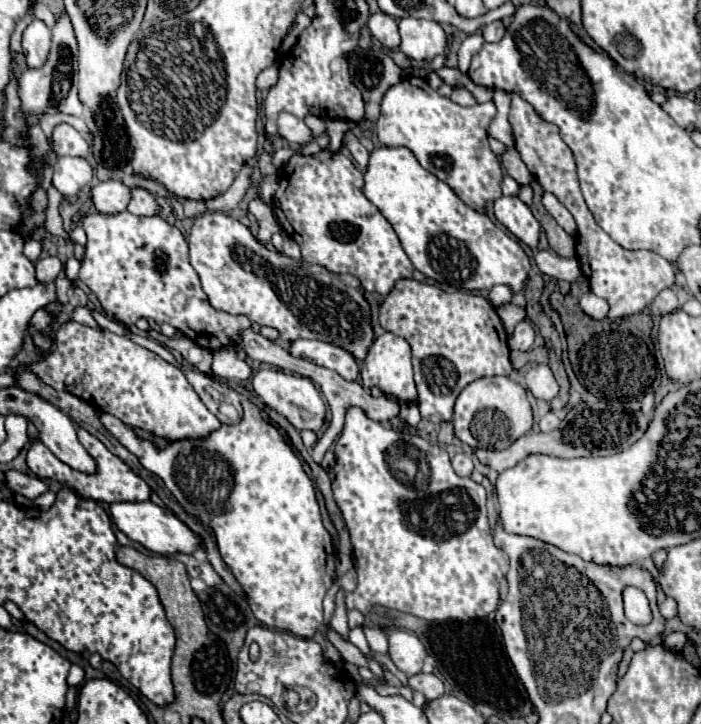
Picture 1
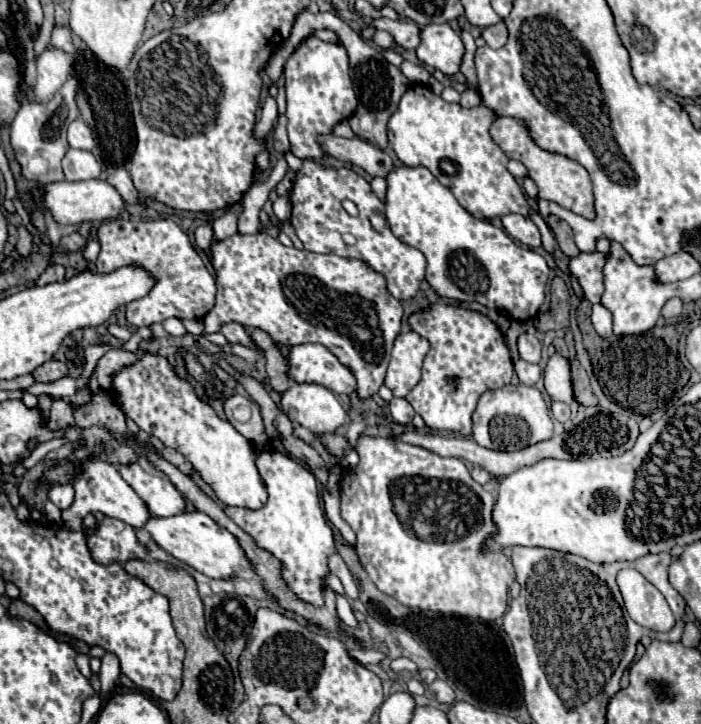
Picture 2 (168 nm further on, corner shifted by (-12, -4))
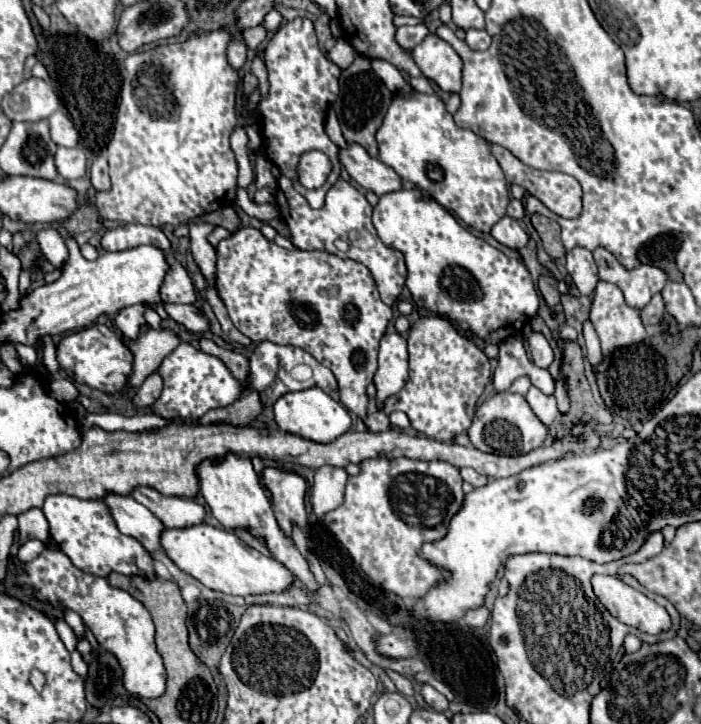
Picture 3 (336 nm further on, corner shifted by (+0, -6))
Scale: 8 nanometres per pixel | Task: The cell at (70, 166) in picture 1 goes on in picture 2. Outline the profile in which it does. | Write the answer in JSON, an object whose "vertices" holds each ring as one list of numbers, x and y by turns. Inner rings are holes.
{"vertices":[[80,149,66,151,66,157,62,159,62,169,68,181,98,179,102,173,96,157,90,151,80,151]]}

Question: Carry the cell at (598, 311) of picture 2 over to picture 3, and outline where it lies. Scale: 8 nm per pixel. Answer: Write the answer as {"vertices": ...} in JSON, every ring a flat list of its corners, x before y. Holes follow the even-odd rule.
{"vertices":[[590,321,584,323,584,339,586,339,586,359,590,361,590,365,598,365,602,361,600,341,598,341,596,331,594,331,594,327,592,327]]}

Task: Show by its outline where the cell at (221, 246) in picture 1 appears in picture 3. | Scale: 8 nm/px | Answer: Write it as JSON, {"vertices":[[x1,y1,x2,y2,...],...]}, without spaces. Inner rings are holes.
{"vertices":[[240,227,230,237,222,239,216,247,216,255,216,289,234,327,254,343,272,341,308,351,316,361,334,373,338,381,340,403,358,417,364,417,368,407,366,387,372,383,376,373,378,343,392,319,392,309,380,301,368,269,352,259,342,259,326,251,286,251,274,241,268,241,254,227]]}

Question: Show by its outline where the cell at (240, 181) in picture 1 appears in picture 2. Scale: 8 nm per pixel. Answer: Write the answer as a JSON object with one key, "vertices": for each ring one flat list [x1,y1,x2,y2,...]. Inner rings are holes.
{"vertices":[[236,203,230,207,222,217,214,221,214,237,216,239,226,239,228,235,234,235,238,231,238,217,242,213,242,205]]}

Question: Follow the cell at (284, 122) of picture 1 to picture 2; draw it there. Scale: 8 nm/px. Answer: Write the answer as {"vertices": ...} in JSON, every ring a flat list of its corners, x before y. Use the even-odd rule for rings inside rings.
{"vertices":[[318,135,316,141,324,153,332,155,334,159,338,159,342,163,350,161,350,163,366,169,366,173,370,173,372,177,376,177,376,175,386,177,386,173,392,169,392,159,382,149,378,149,376,145,370,145,364,139]]}

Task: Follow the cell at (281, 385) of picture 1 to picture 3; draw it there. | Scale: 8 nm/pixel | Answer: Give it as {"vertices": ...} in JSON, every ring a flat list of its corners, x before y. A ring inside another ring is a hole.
{"vertices":[[316,387,296,391,296,393,286,393,284,397,280,397,274,403,274,421,278,423,282,431,310,439,314,443,332,443,336,437,344,435,352,427,350,413,338,401,334,401,328,393]]}

